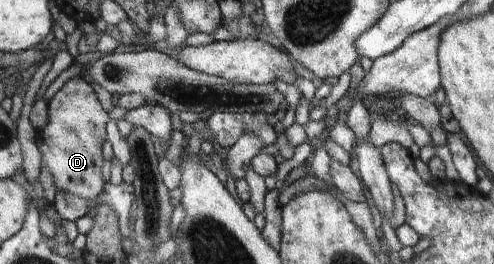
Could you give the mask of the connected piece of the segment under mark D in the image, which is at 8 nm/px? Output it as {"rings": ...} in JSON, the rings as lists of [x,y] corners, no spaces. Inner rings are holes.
{"rings":[[[81,75],[67,81],[48,102],[48,121],[36,135],[42,162],[48,165],[57,188],[82,199],[94,199],[102,193],[105,182],[101,167],[102,143],[106,140],[105,127],[110,120],[92,86]]]}

